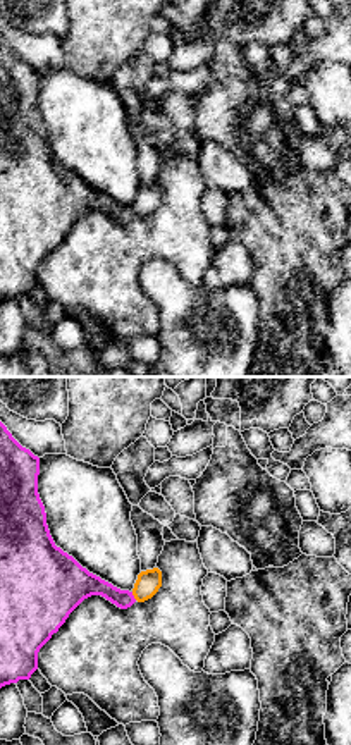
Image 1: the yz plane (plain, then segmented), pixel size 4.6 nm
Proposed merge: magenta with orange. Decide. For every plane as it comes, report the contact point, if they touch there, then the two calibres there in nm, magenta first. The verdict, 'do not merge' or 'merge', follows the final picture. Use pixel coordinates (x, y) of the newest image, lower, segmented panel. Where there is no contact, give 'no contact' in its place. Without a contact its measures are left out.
(133, 596) | 140/120 nm

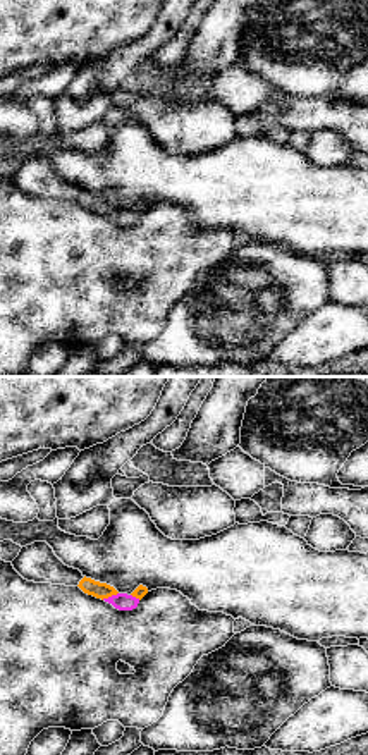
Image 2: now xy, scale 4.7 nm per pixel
(109, 597) | 80/80 nm

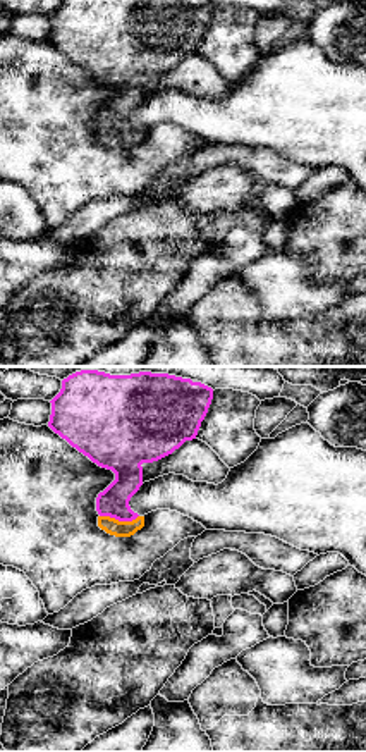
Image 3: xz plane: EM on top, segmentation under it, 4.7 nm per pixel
(119, 520) | 140/80 nm

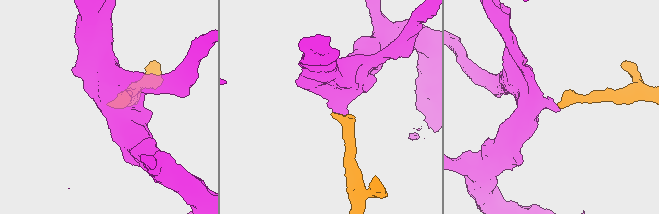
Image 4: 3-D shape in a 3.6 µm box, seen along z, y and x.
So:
merge

